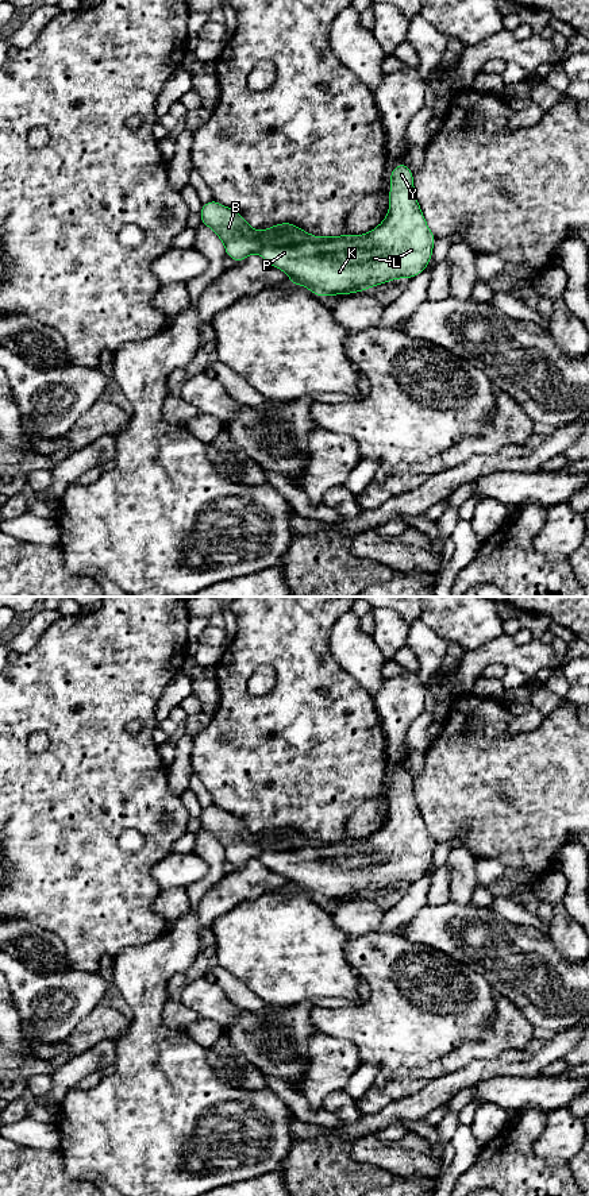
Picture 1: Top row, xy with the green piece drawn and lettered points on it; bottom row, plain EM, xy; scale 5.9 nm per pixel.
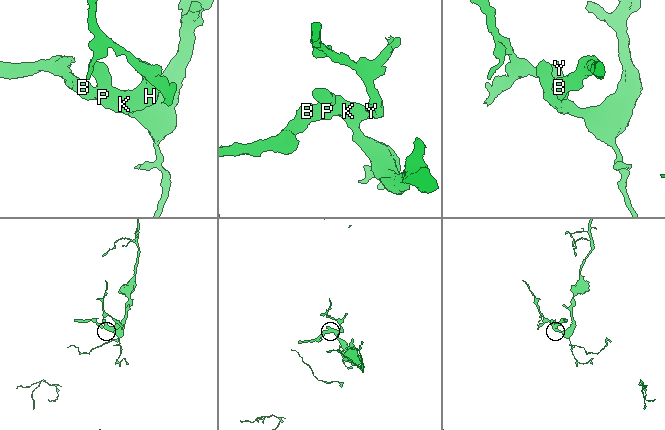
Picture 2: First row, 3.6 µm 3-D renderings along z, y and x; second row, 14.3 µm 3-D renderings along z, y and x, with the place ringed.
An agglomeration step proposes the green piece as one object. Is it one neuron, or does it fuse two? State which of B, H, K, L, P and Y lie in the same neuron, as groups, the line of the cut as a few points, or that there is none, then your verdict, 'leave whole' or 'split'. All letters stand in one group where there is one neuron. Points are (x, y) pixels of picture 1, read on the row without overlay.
B H K L P Y | no cut | leave whole

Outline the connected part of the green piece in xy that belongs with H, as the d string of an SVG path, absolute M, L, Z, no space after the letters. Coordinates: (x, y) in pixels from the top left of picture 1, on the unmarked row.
M404 767L390 776L389 815L385 825L365 840L316 842L293 827L280 827L259 836L251 833L240 818L213 803L203 809L200 823L213 834L224 849L226 860L236 868L258 859L273 872L286 877L292 890L305 891L317 902L353 899L393 884L411 884L427 873L436 845L417 807L413 778Z

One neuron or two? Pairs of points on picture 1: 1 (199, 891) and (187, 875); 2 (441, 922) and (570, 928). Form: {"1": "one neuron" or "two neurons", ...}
{"1": "two neurons", "2": "two neurons"}

